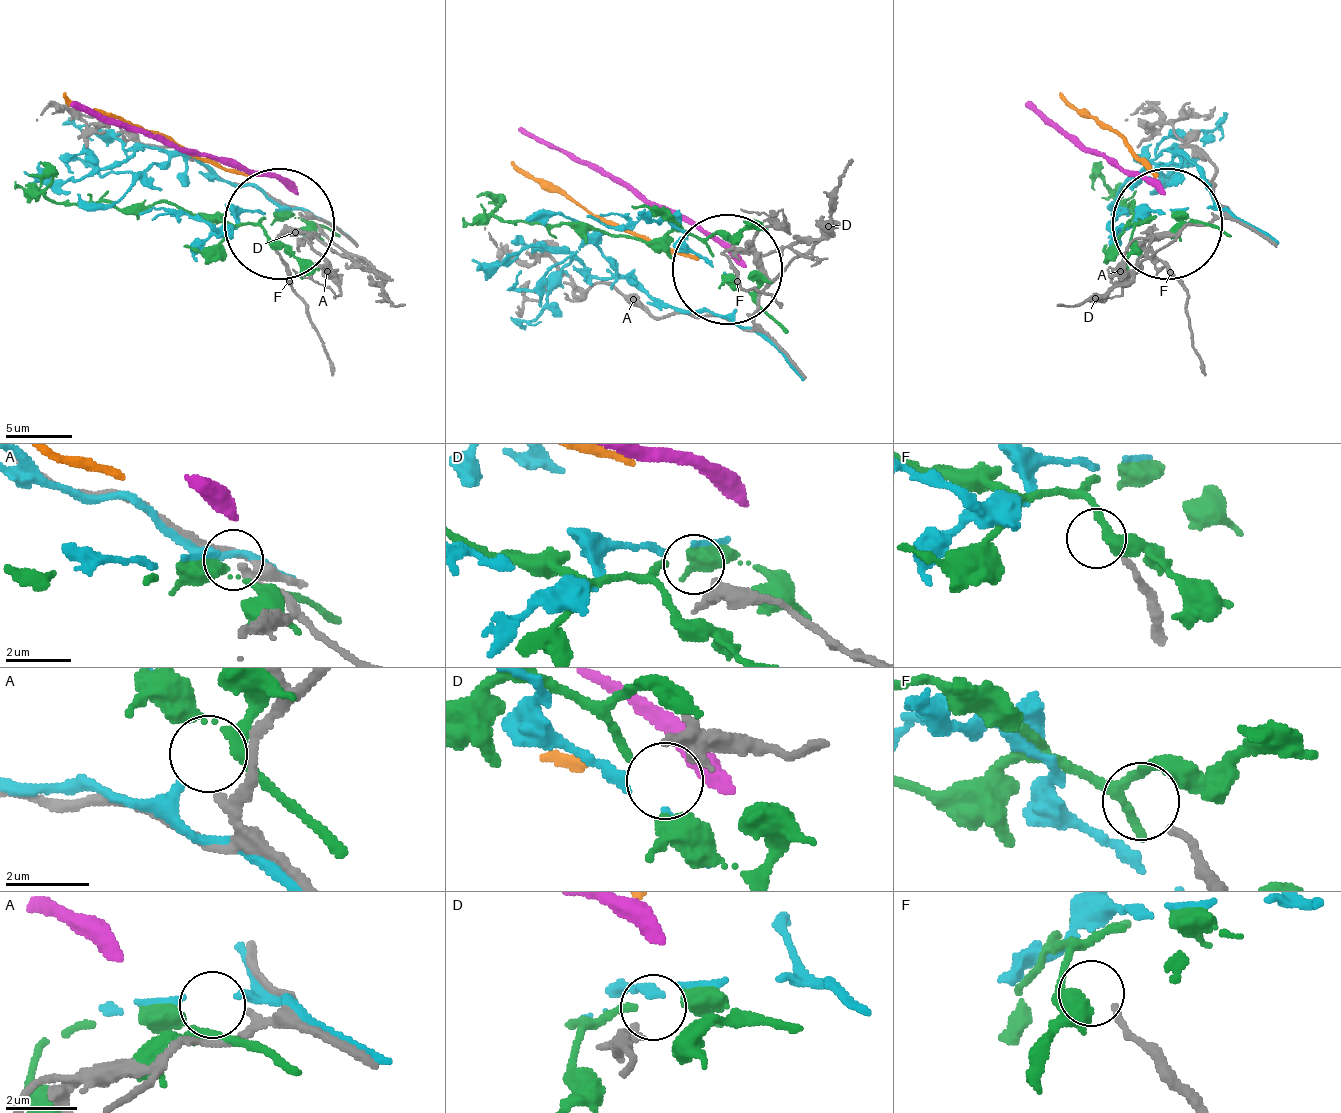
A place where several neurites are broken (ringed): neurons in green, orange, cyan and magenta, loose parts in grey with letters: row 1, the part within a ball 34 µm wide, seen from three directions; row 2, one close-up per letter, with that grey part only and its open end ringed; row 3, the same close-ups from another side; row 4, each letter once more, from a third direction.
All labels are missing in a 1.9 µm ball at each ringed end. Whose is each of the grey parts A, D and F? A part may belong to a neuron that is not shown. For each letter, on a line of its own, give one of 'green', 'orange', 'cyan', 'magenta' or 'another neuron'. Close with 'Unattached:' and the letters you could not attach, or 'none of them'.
A: another neuron
D: cyan
F: another neuron
Unattached: A, F

